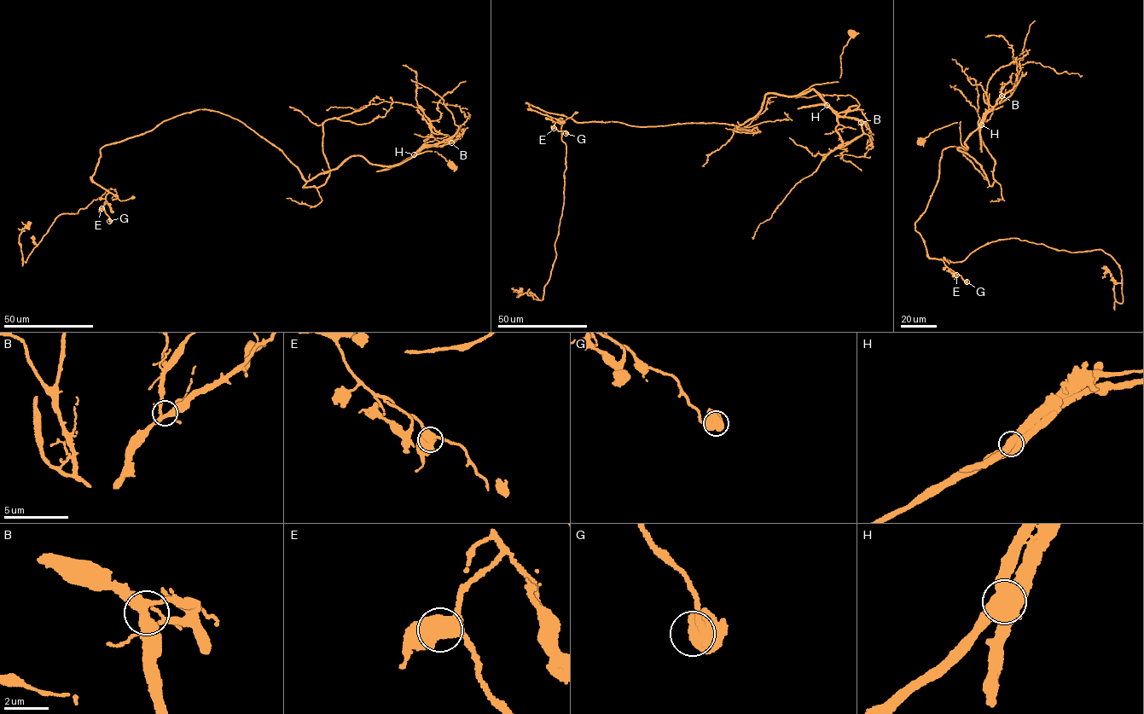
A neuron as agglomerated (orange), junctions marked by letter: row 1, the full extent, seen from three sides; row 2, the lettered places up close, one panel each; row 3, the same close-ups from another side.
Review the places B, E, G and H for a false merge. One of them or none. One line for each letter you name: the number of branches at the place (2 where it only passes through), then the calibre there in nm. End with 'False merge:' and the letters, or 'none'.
H: 4 branches meet; 600 nm thick
False merge: H

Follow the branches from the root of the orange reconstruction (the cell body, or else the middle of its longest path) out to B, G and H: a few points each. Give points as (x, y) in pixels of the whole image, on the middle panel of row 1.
B: (852, 34), (841, 55), (841, 72), (838, 81), (815, 84), (800, 93), (815, 89), (837, 115), (861, 122)
G: (852, 34), (838, 81), (792, 96), (768, 93), (762, 109), (738, 126), (577, 122), (525, 102), (566, 133)
H: (852, 34), (841, 55), (841, 72), (838, 81), (815, 84), (800, 93), (815, 89), (827, 105)

